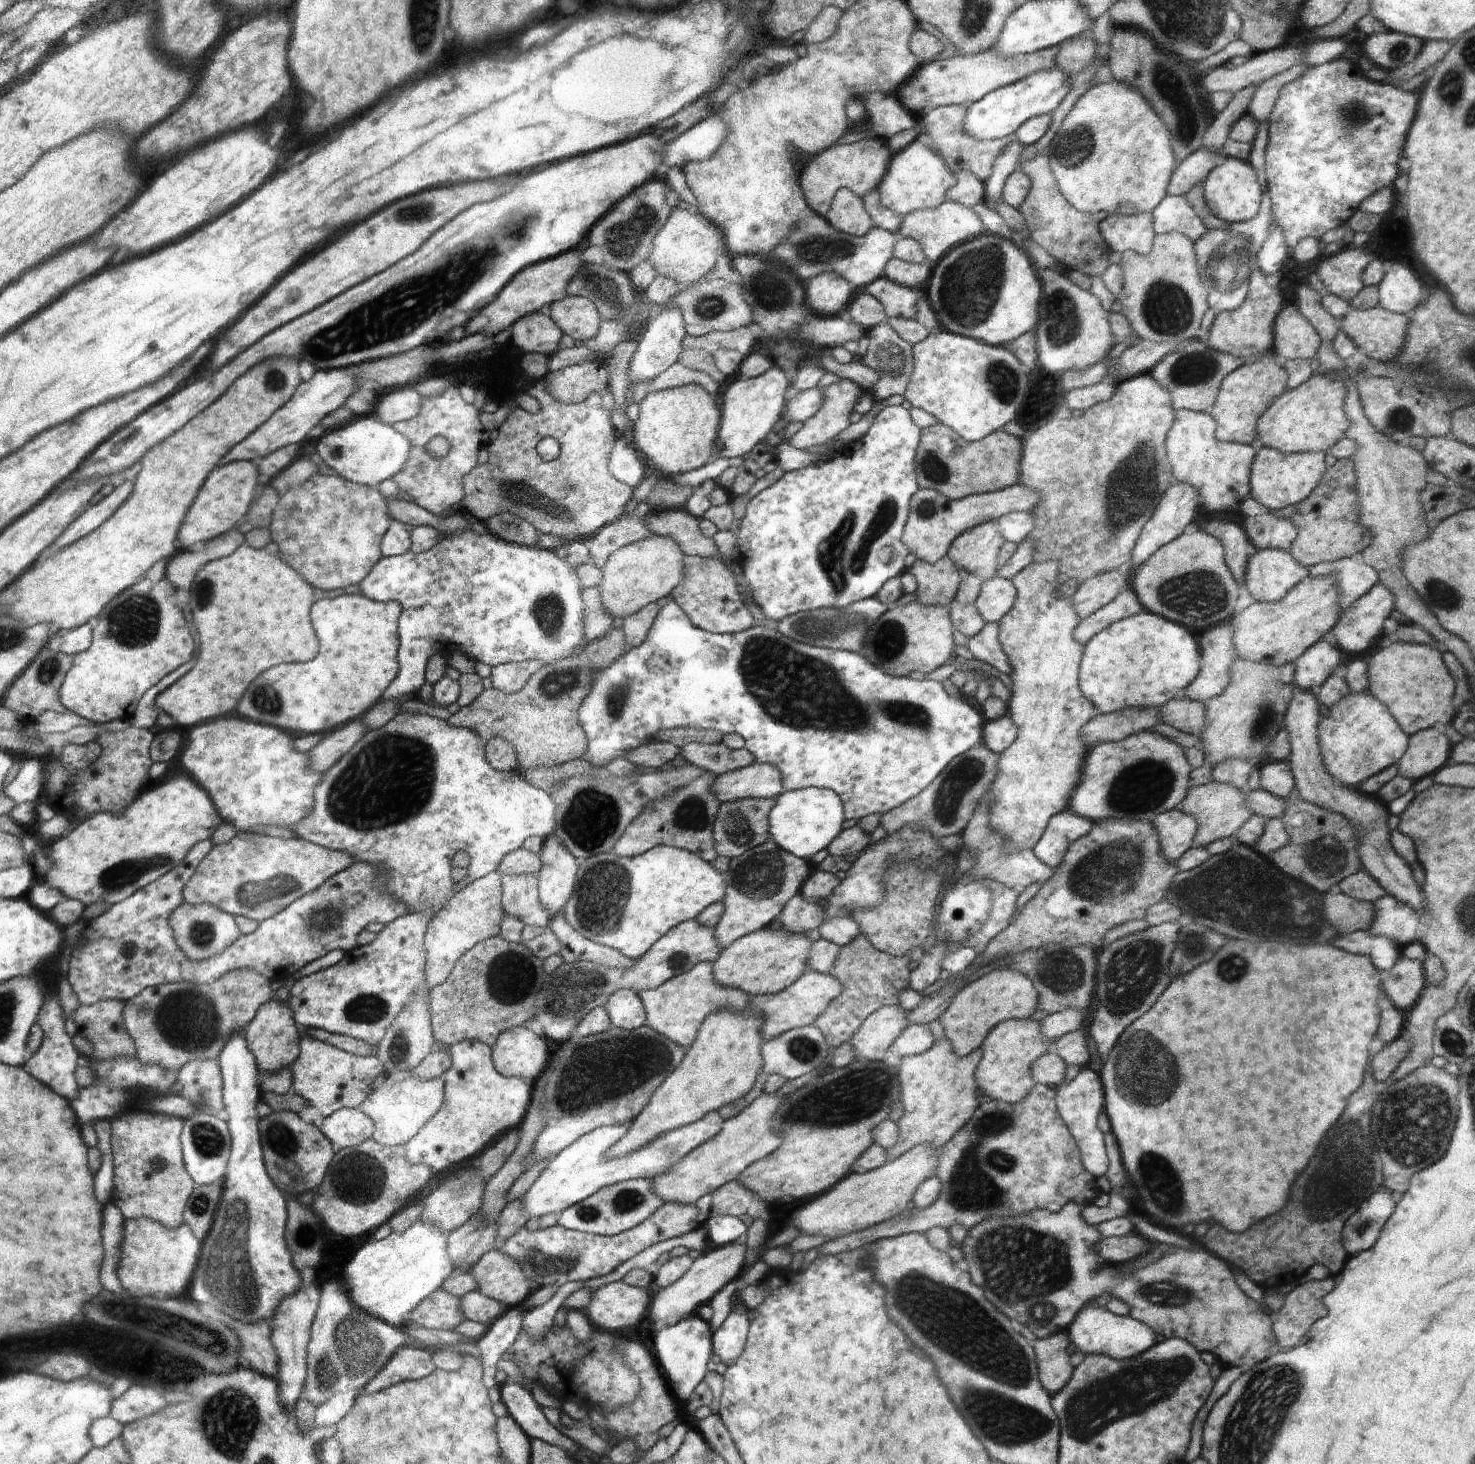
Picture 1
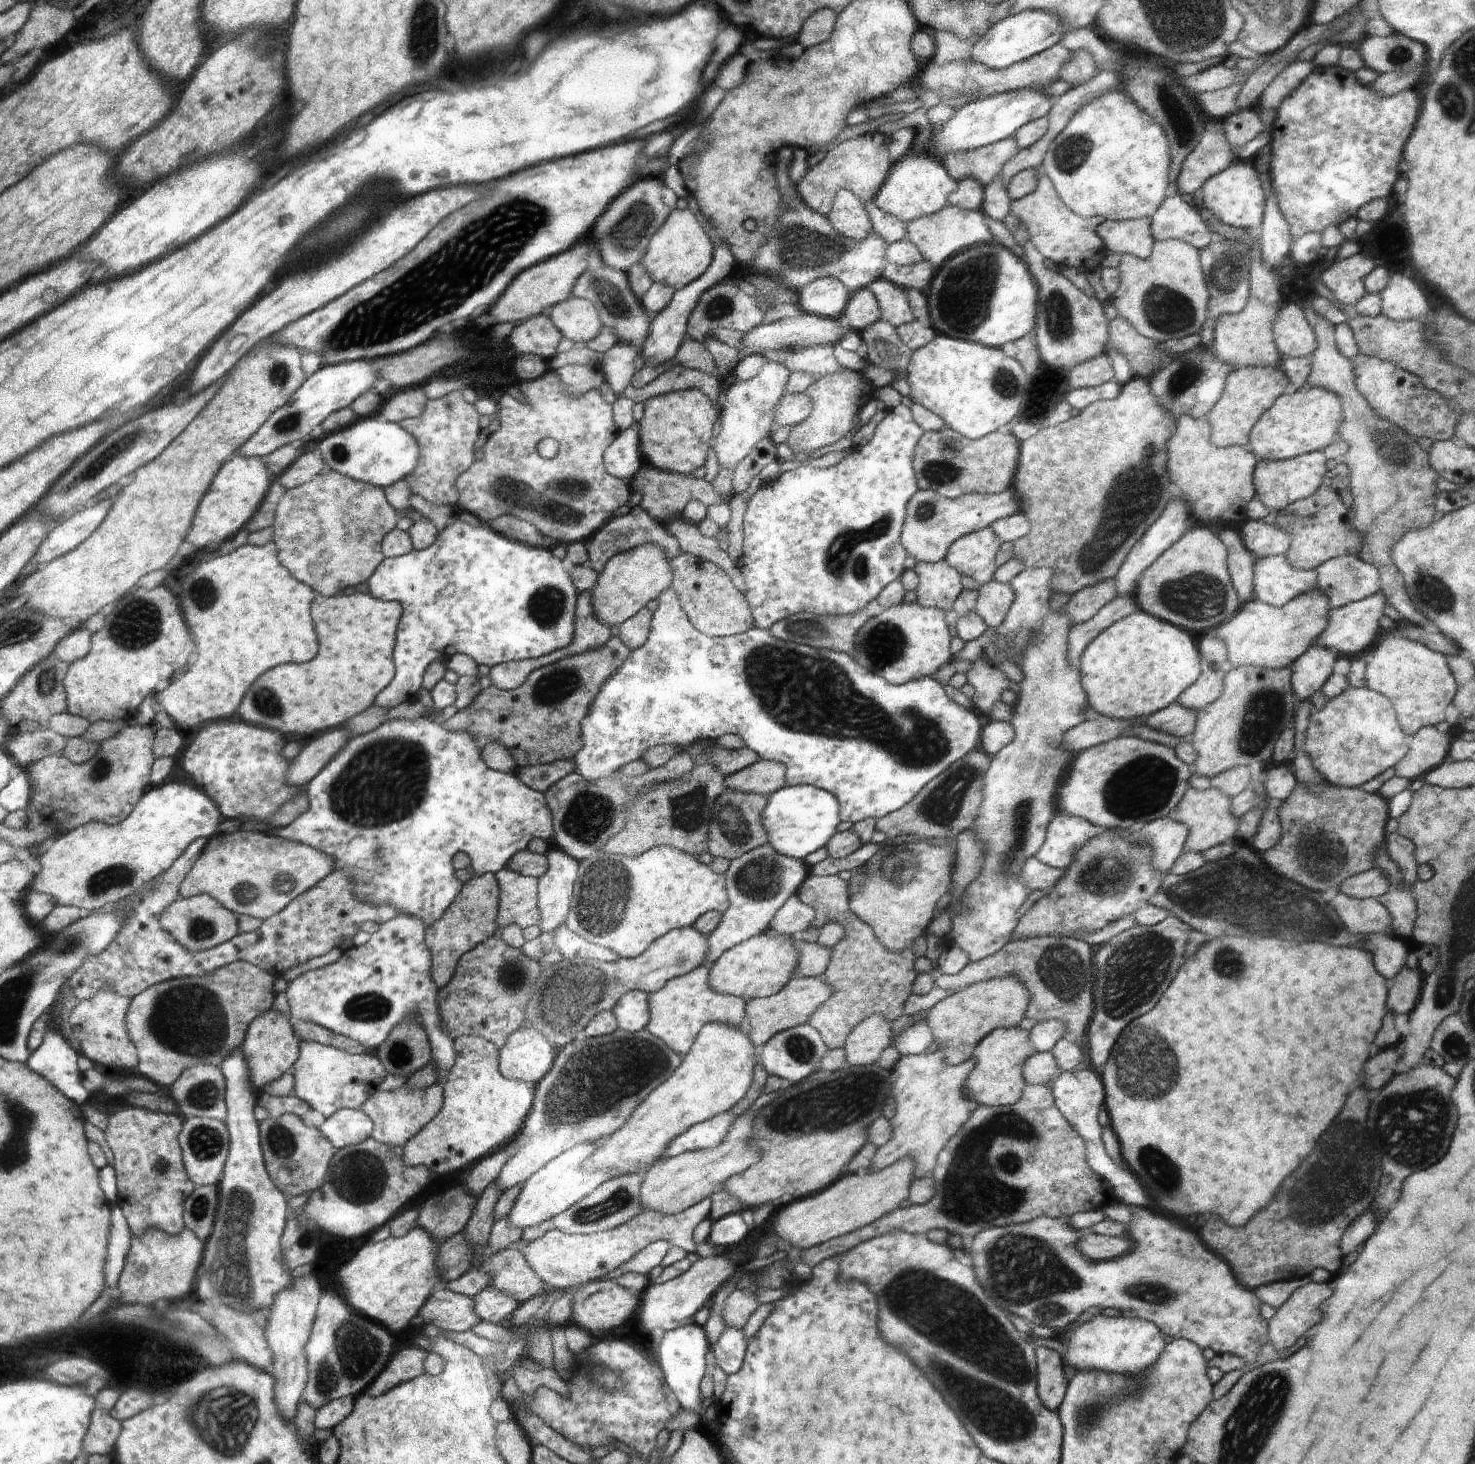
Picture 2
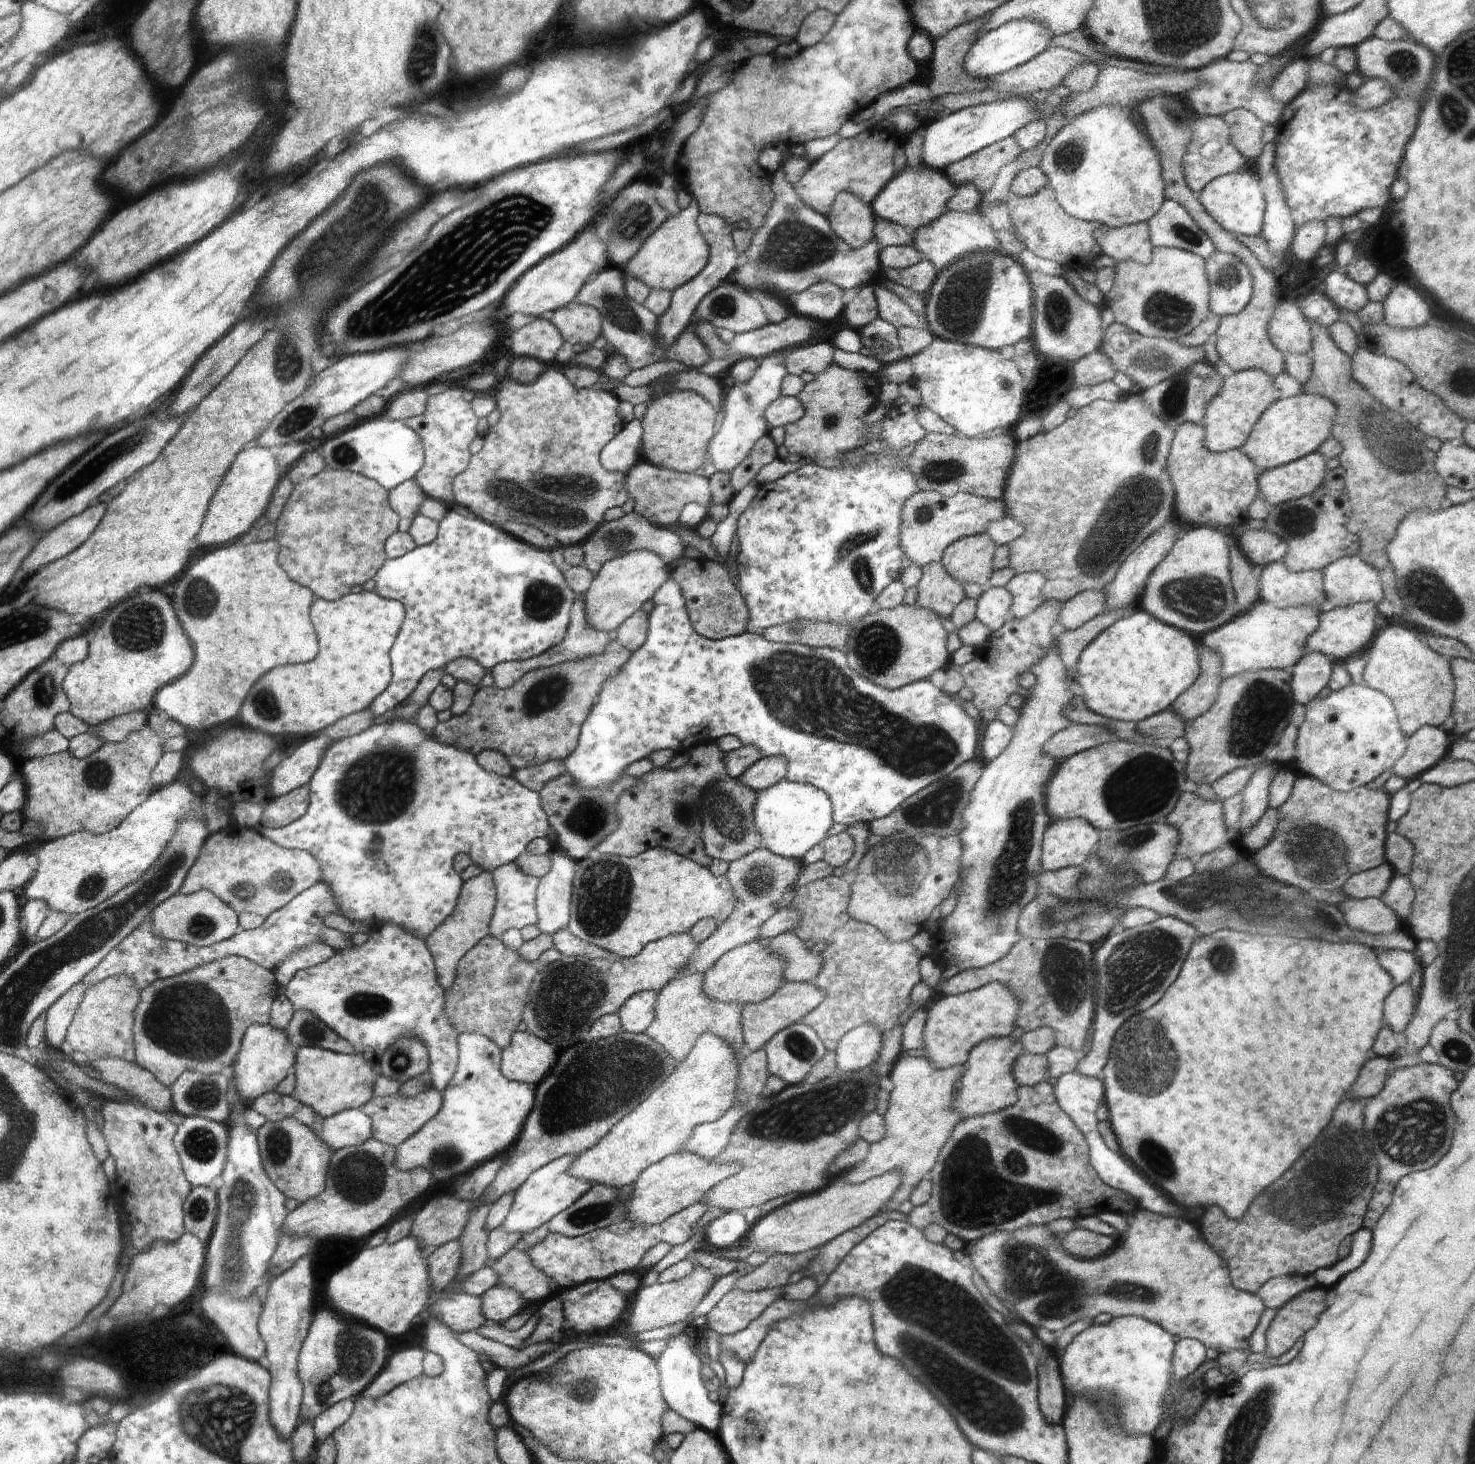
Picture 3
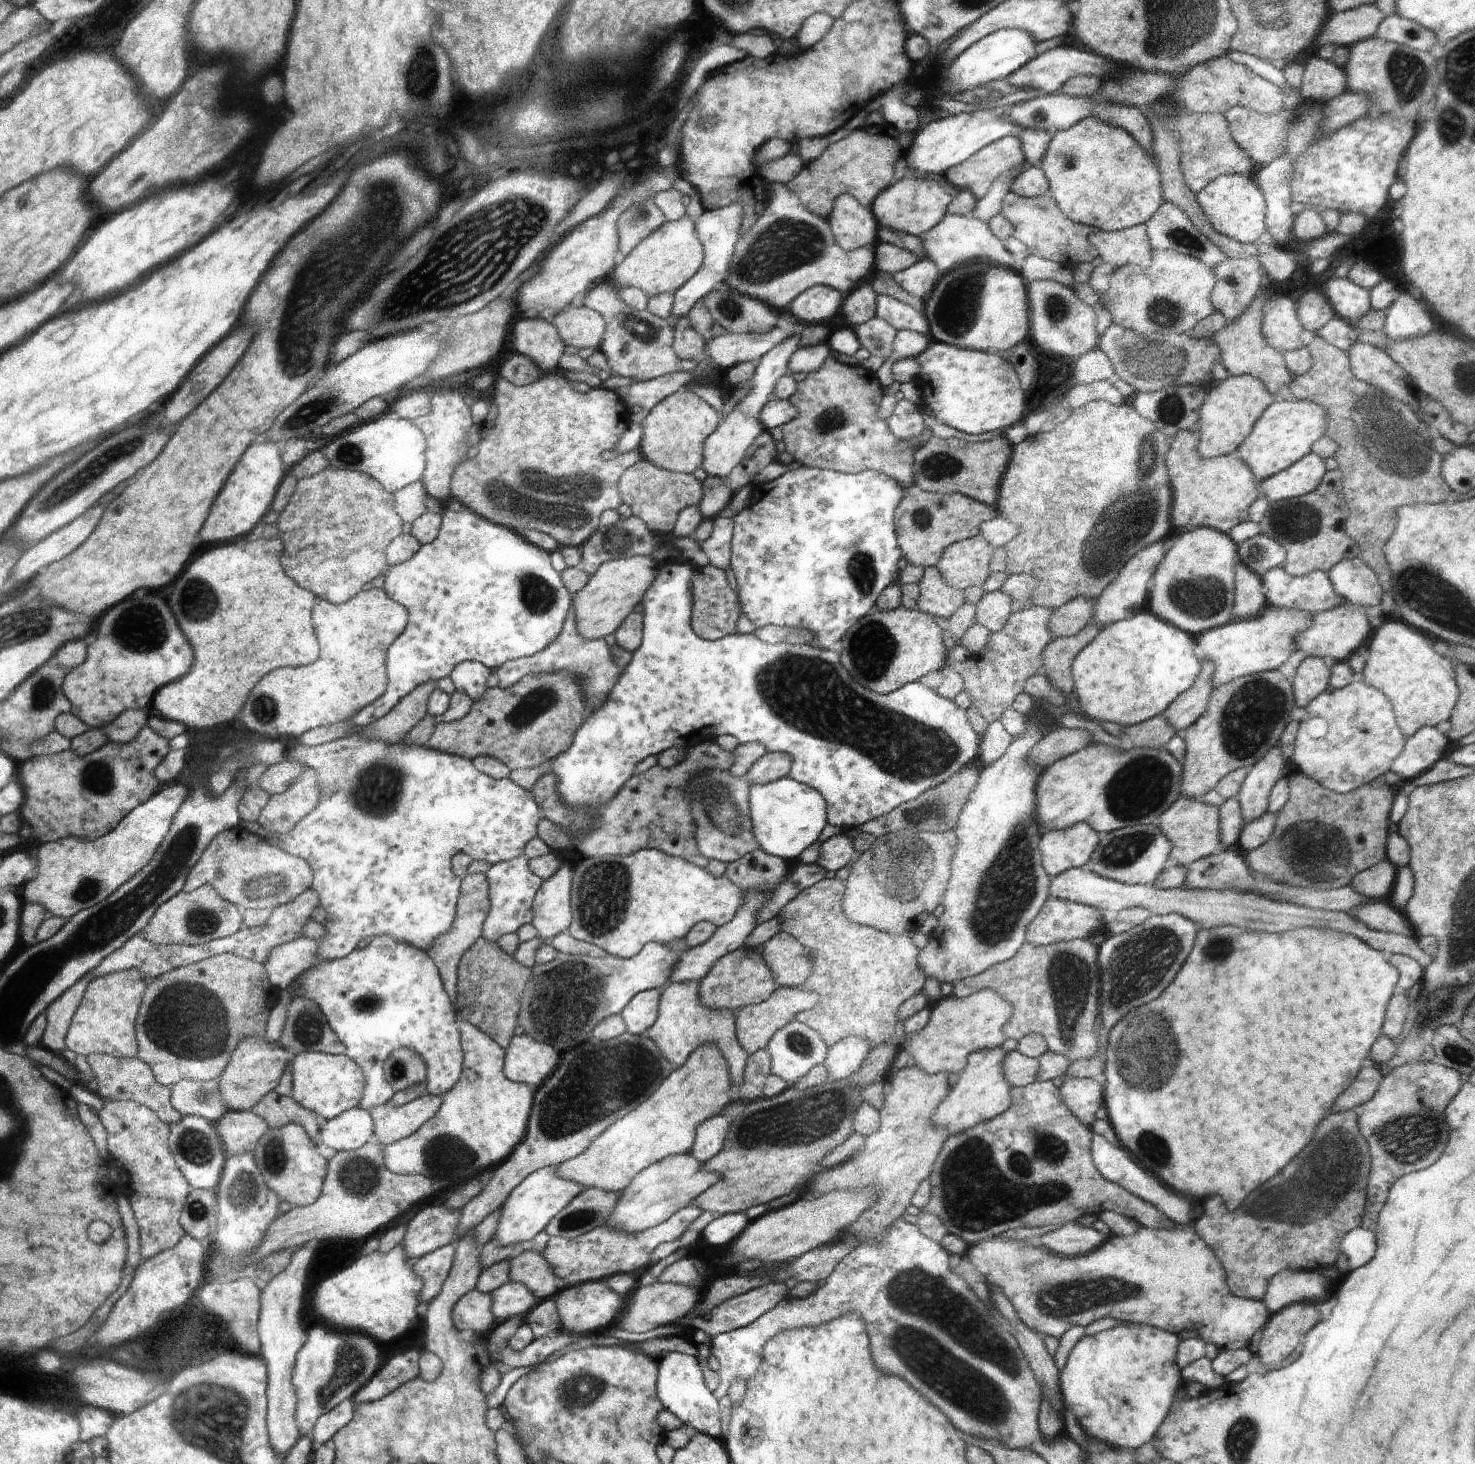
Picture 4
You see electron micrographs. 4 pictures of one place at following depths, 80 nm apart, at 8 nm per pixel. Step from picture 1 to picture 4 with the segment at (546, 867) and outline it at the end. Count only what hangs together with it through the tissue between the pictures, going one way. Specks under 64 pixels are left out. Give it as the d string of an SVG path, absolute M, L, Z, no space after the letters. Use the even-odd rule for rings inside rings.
M563 863L536 891L534 900L534 919L531 922L537 934L544 940L568 930L574 918L571 907L571 888L574 886L574 871Z

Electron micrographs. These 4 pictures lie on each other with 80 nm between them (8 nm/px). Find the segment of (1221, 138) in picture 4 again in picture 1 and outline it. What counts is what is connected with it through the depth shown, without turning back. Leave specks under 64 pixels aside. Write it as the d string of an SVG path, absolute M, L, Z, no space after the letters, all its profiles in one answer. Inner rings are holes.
M1202 146L1190 156L1180 161L1179 167L1175 168L1168 186L1168 195L1184 195L1192 186L1203 182L1206 175L1219 165L1226 156L1222 153L1213 153L1211 149Z

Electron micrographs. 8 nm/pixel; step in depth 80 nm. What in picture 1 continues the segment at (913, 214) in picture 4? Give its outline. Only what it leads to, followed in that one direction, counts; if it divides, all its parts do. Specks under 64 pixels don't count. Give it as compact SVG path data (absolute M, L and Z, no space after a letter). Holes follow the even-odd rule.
M916 138L892 156L888 172L880 182L878 191L881 203L903 218L912 211L940 207L946 202L946 191L952 186L956 186L956 176L951 170L946 170L943 158Z

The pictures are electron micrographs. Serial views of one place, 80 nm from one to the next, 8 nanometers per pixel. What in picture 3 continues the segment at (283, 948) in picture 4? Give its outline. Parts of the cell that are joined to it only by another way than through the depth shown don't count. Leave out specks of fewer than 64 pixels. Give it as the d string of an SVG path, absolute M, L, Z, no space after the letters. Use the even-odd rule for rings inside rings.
M320 942L293 952L279 967L273 970L278 985L287 986L299 971L326 962L335 955L335 951L330 945Z

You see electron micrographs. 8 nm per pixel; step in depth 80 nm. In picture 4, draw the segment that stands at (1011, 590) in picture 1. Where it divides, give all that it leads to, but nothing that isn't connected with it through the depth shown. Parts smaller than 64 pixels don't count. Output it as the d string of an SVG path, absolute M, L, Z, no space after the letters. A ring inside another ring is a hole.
M1000 589L985 592L976 606L975 622L985 626L990 633L1002 631L1015 610L1012 598Z

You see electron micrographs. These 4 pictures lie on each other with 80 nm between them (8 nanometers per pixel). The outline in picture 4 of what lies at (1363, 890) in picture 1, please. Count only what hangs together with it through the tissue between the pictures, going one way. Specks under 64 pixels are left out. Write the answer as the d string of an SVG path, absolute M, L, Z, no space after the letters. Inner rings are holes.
M1388 858L1354 875L1349 884L1354 891L1368 899L1385 899L1394 888L1397 868Z

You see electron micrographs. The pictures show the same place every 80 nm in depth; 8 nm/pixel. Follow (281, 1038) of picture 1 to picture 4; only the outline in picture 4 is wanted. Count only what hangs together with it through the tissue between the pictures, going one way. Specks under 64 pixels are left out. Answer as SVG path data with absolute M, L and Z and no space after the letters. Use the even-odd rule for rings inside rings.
M248 1037L240 1043L234 1058L220 1077L220 1096L228 1110L250 1111L270 1090L278 1087L284 1074L290 1069L293 1057L277 1042L267 1041L264 1037ZM274 1082L274 1084L272 1084Z

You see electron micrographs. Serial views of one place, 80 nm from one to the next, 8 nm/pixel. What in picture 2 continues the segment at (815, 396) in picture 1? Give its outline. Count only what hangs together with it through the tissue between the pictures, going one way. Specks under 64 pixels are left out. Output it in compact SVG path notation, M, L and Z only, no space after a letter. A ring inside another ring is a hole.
M786 393L773 412L774 422L780 426L800 424L813 409L813 402L806 393Z

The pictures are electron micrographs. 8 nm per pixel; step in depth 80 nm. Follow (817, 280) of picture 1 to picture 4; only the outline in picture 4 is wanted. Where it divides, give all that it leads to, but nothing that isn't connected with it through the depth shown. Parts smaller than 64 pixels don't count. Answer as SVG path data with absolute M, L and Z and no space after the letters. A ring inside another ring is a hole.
M816 285L804 291L790 304L790 312L804 325L827 324L841 313L843 296L831 286Z

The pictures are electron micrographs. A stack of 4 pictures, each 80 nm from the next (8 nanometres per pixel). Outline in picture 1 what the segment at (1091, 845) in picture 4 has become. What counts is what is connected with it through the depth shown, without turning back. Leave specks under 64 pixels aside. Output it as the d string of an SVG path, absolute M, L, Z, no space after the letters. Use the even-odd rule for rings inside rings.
M1059 812L1047 824L1047 830L1033 848L1039 858L1049 868L1055 869L1063 862L1072 843L1090 834L1095 824L1076 813Z

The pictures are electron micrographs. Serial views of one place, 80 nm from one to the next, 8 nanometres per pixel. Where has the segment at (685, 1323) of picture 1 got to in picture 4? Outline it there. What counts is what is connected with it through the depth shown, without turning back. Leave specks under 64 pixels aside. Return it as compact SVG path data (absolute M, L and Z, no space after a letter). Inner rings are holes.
M670 1351L660 1357L659 1364L659 1399L674 1416L678 1416L686 1425L692 1425L696 1430L720 1438L720 1408L717 1398L710 1394L702 1380L702 1372L698 1360L693 1355L679 1351Z

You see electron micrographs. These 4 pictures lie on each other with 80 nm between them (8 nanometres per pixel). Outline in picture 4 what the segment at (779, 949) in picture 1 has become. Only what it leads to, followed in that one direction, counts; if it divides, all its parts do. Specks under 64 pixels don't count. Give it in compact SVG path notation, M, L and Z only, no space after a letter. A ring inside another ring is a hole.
M740 947L718 960L710 974L699 981L700 1002L711 1009L730 1009L737 1012L742 1007L762 1003L780 988L776 972L768 966L756 948Z

